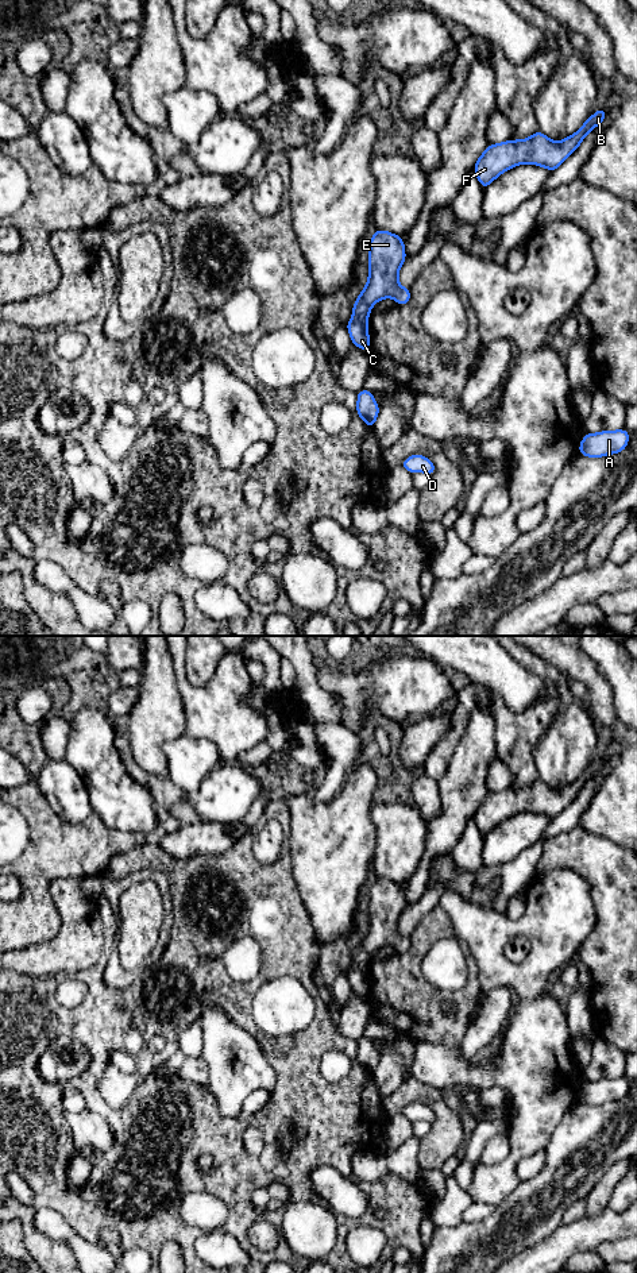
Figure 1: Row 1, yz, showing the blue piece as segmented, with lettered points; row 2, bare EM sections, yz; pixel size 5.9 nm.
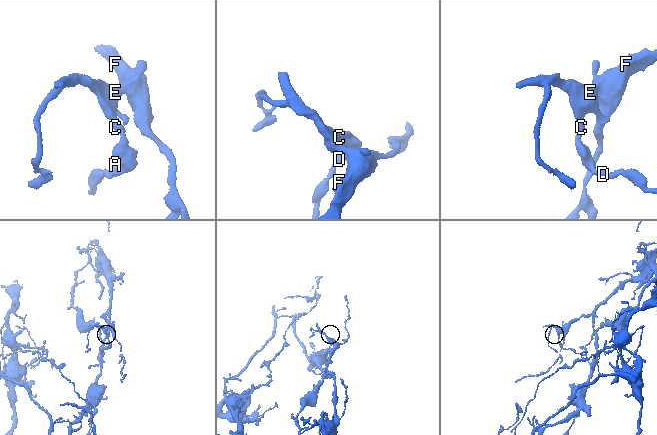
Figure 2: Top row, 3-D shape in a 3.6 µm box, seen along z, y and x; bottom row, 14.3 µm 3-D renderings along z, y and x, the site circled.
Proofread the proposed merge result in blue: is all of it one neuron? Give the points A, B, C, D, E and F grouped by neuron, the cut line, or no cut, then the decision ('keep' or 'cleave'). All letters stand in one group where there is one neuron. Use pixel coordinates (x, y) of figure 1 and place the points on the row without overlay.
A C D / B E F; cut in yz along (352, 963), (366, 967); cleave

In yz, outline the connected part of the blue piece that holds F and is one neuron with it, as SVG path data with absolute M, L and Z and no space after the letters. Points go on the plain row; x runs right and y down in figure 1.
M605 755L590 764L586 771L571 784L553 790L540 778L534 783L521 788L506 788L489 792L474 814L476 826L486 837L498 823L522 811L543 814L556 818L606 765Z

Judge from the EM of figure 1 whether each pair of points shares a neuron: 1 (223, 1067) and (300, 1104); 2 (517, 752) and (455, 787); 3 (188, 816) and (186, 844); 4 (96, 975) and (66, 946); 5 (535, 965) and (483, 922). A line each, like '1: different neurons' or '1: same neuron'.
1: different neurons
2: different neurons
3: different neurons
4: different neurons
5: same neuron

